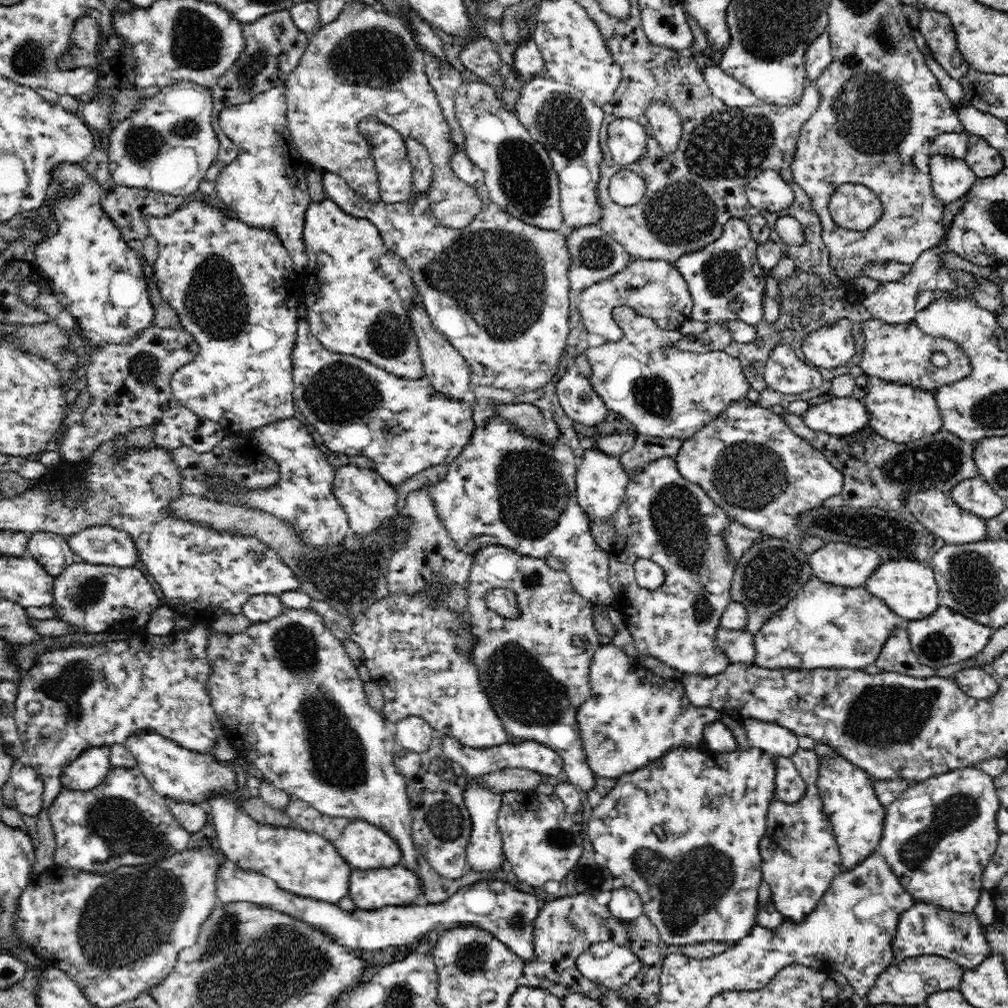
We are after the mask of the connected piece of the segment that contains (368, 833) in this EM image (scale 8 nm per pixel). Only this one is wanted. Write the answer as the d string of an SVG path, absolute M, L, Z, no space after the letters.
M351 820L332 843L353 869L390 868L397 866L402 859L396 839L376 824L364 820Z

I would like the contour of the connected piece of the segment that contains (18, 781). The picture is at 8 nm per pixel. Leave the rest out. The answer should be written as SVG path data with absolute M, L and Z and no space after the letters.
M15 760L9 778L16 789L15 808L22 814L37 816L43 807L43 783L40 781L38 771L24 760Z

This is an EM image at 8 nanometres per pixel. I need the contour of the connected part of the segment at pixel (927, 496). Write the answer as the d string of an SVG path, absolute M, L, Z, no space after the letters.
M930 489L918 494L910 494L906 498L906 506L918 522L922 523L930 532L943 538L948 545L976 544L978 541L990 540L988 524L967 510L960 508L949 493L938 489Z

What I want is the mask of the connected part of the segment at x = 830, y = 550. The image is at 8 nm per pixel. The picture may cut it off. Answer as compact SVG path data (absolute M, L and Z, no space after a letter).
M829 542L809 556L812 575L846 587L866 584L881 562L881 556L874 549L845 542Z

